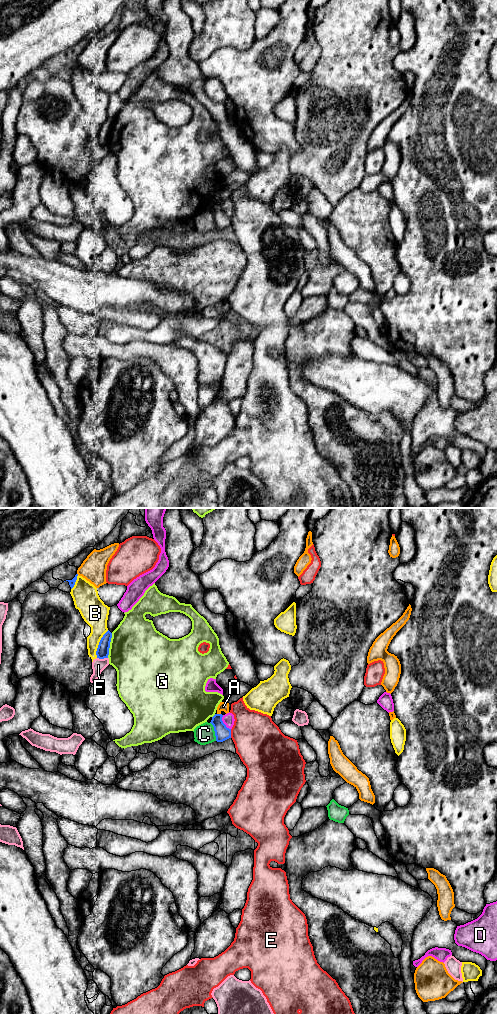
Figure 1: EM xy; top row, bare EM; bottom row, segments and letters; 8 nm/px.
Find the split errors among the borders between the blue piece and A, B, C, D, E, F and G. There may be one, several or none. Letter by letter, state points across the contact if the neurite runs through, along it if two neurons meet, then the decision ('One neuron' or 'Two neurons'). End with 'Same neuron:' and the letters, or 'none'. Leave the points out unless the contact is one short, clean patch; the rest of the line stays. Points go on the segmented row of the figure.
A: Two neurons
B: Two neurons
C: Boundary: xy (210, 722), (216, 740). Two neurons
D: Two neurons
E: Two neurons
F: Two neurons
G: Two neurons
Same neuron: none

